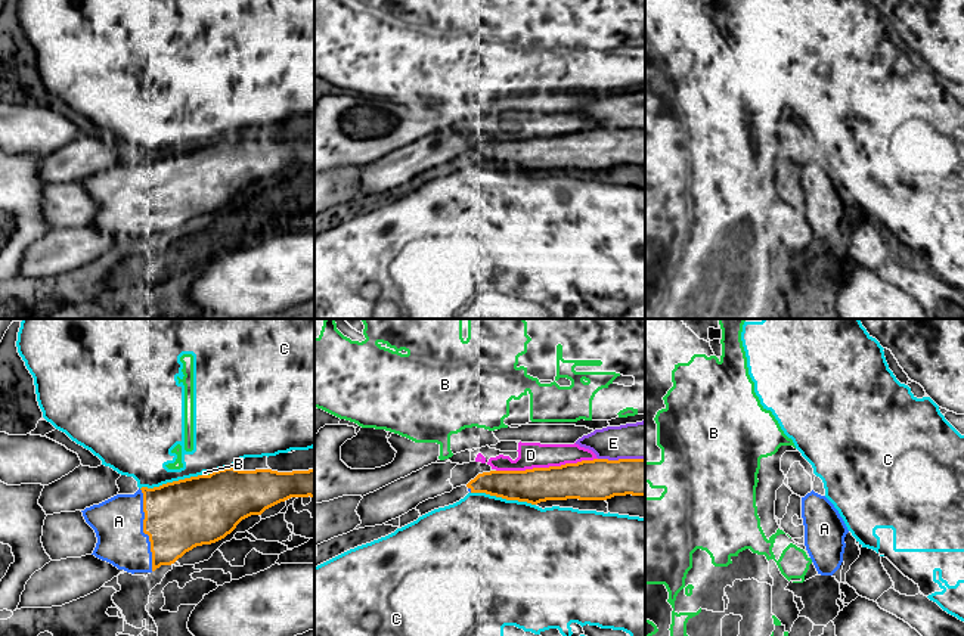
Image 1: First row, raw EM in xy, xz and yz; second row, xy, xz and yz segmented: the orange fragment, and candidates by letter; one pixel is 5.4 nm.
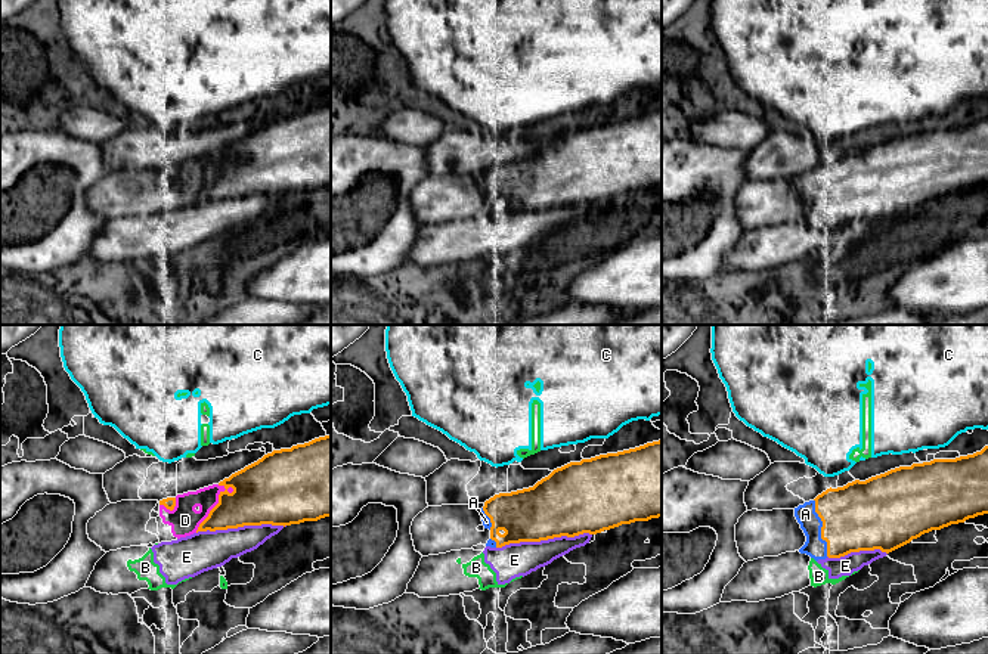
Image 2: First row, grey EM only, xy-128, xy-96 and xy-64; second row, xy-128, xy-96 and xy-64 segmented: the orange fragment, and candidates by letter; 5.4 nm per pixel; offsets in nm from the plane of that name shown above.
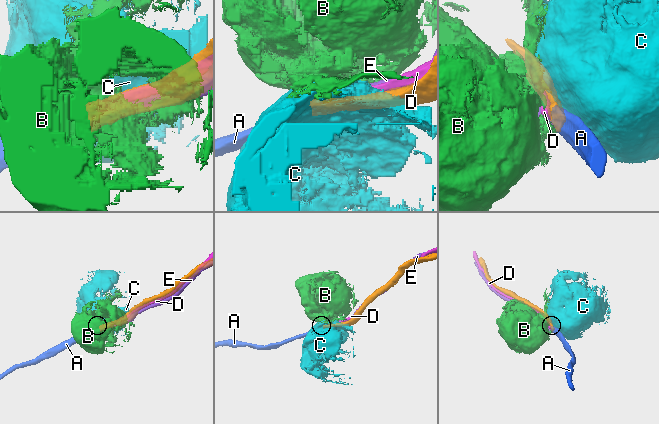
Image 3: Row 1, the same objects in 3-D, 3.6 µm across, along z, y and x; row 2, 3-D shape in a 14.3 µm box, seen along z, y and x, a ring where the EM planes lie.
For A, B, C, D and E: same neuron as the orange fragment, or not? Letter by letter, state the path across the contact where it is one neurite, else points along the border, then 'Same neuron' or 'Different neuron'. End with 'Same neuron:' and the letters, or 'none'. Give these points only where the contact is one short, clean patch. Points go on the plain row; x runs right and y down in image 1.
A: Same neuron
B: Different neuron
C: Different neuron
D: Different neuron
E: Different neuron
Same neuron: A

